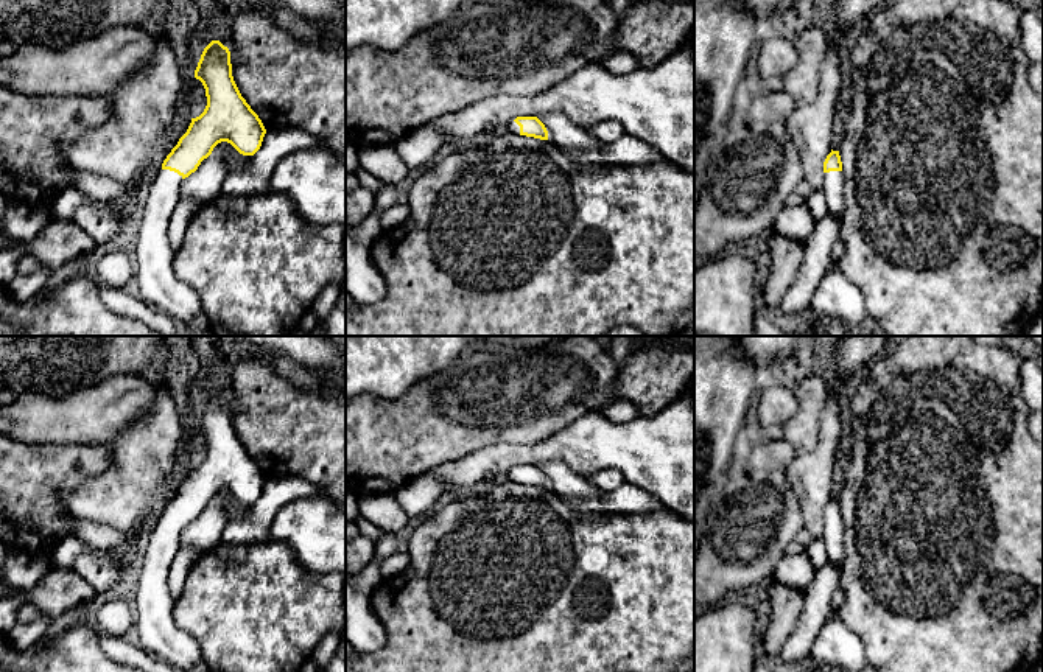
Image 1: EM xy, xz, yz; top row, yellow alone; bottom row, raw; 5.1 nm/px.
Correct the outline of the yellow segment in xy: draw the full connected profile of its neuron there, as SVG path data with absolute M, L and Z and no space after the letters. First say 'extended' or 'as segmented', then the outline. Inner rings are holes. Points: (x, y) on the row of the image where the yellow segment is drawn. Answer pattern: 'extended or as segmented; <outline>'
extended; M212 40L202 51L195 78L205 89L207 106L204 112L191 118L187 132L179 138L157 171L151 185L143 218L137 232L137 246L134 252L134 282L143 302L165 311L184 331L188 324L202 311L198 294L182 283L173 271L174 250L168 241L168 221L179 202L179 188L185 177L198 170L213 148L221 143L230 143L240 154L254 156L263 142L266 129L258 115L241 96L230 64L230 51L219 40Z

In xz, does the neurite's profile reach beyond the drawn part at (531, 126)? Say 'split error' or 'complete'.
split error

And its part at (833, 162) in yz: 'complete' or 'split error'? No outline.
split error

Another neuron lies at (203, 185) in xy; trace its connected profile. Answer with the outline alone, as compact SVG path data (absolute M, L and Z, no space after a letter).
M212 152L201 162L198 170L184 179L179 188L179 198L190 198L199 204L207 204L221 196L221 187L229 174L223 156Z

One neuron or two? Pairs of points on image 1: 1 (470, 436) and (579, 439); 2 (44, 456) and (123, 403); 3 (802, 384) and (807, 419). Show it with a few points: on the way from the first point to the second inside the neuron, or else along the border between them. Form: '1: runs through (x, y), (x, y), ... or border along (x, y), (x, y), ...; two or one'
1: border along (576, 417), (539, 440), (509, 444); two
2: border along (25, 442), (98, 445); two
3: runs through (807, 392), (807, 411); one

